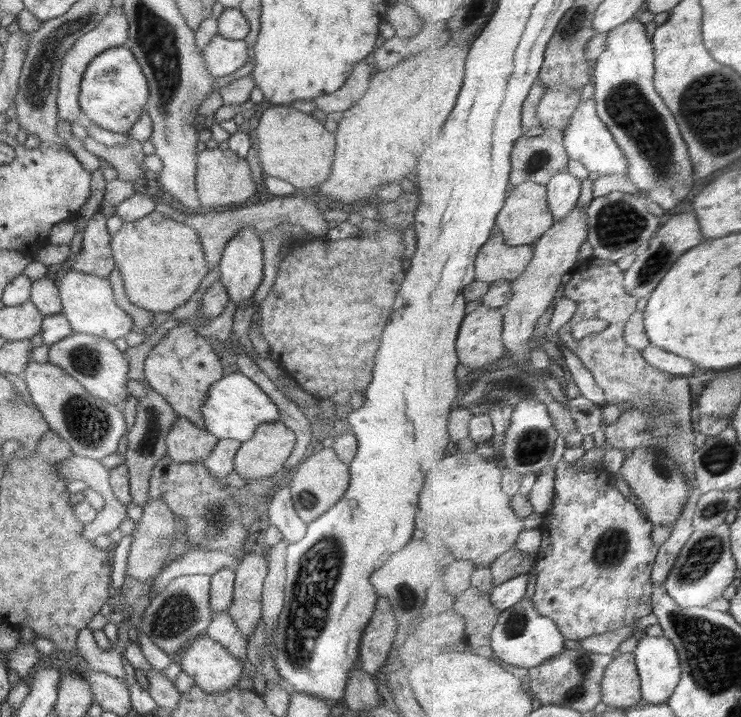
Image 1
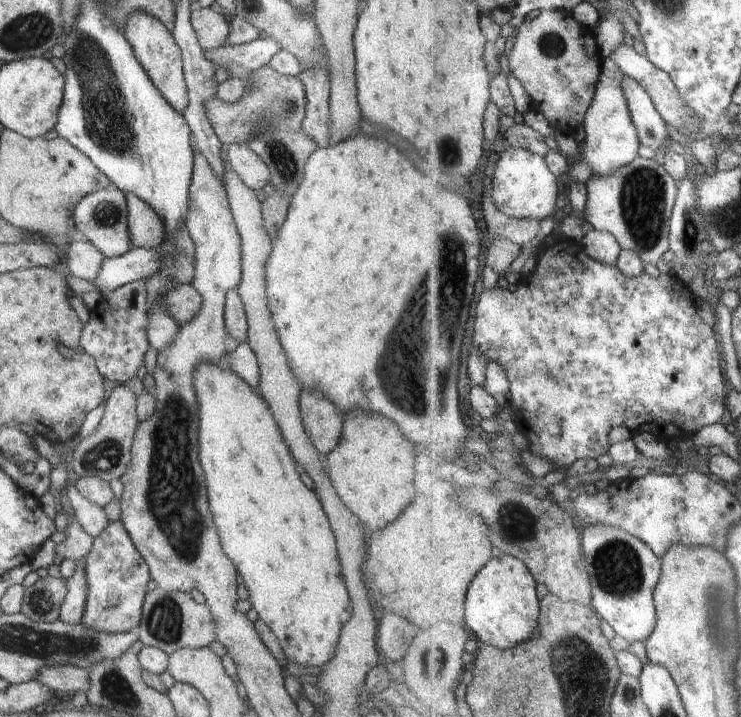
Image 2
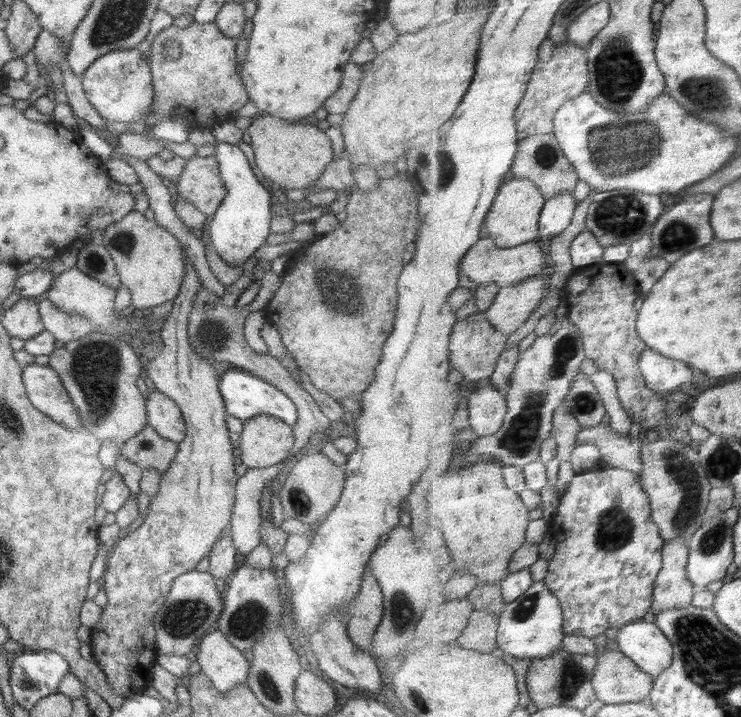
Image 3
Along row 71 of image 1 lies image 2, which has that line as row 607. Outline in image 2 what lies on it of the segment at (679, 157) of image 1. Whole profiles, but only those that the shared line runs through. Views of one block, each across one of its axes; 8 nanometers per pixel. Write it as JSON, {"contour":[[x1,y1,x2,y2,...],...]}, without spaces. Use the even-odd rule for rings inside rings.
{"contour":[[596,524,581,530,585,560,593,581,593,607,630,643,647,642,657,629,655,593,662,580,662,559,641,538,624,528]]}

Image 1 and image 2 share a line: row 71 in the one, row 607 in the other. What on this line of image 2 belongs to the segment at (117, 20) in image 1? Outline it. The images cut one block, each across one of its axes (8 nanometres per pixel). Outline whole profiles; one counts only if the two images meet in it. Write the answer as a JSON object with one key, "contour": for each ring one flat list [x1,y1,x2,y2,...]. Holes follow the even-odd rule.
{"contour":[[84,561,76,562,76,572,72,578,67,579,67,595,60,606,60,619,69,625,81,622,86,606,86,574,84,574]]}

